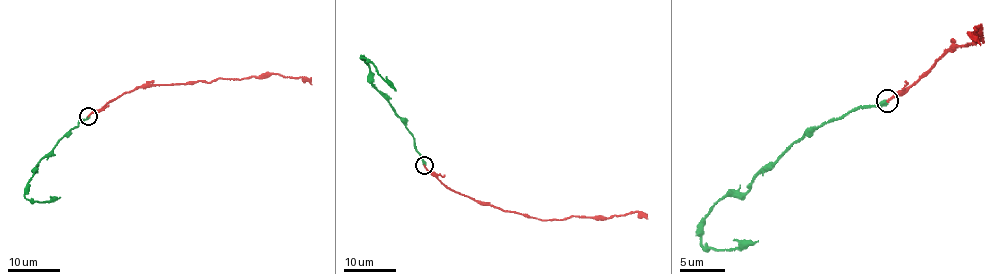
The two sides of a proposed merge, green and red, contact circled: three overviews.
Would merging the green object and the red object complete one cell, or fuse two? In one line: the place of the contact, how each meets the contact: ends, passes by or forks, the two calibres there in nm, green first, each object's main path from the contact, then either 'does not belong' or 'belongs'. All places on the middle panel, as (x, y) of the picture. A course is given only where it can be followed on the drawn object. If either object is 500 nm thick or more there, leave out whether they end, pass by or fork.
place (424, 165); green ends; red ends; calibres 420 and 180 nm; course green (424, 165), (415, 138), (374, 88), (370, 68), (360, 58), (368, 59), (396, 90); course red (424, 165), (443, 184), (460, 195), (504, 210), (544, 219), (579, 216), (605, 218), (641, 212), (647, 218); does not belong

